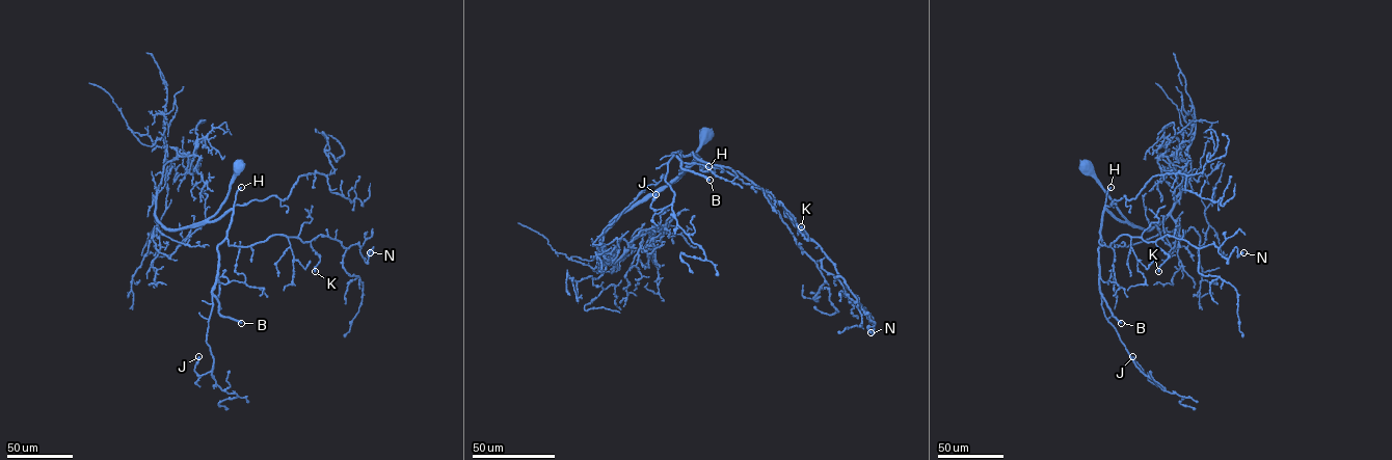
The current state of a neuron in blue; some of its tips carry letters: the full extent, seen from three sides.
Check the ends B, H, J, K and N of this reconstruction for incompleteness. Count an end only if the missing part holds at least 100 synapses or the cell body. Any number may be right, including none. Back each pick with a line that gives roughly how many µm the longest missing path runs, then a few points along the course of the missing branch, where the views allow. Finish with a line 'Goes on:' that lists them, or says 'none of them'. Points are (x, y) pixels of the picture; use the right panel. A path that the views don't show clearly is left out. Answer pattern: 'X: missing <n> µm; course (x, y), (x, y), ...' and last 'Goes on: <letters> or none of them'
B: missing 190 µm; course (1121, 323), (1129, 323), (1174, 370), (1187, 375), (1216, 402), (1234, 396), (1249, 372), (1246, 367)
H: missing 170 µm; course (1111, 187), (1138, 140), (1149, 145), (1177, 141), (1181, 129), (1192, 123), (1194, 110), (1210, 101), (1205, 107)
Goes on: B, H

